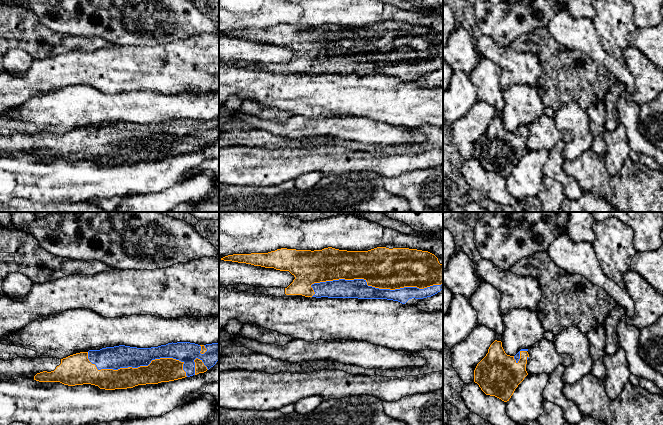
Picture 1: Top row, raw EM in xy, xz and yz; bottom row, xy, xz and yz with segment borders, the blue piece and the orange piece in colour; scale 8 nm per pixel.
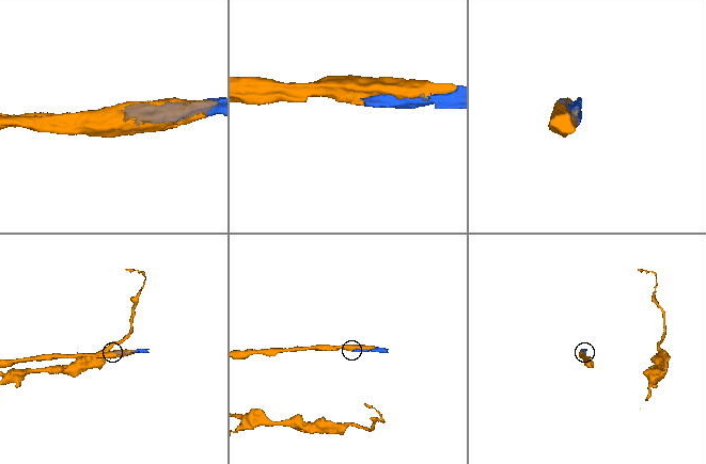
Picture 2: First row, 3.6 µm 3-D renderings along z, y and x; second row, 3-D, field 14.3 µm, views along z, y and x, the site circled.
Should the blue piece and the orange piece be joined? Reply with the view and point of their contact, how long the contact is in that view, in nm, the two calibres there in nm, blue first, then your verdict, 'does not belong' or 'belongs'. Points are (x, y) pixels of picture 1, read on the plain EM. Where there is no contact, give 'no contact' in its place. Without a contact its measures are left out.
contact xz (375, 64); length 1050 nm; calibres 160 and 320 nm; belongs

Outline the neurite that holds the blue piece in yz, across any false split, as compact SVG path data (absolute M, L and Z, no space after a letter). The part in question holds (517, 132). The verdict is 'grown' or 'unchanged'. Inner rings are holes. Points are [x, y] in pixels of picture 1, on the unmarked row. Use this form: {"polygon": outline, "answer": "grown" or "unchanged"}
{"polygon": "M495 116L486 132L474 146L474 158L490 172L509 177L515 165L528 151L526 140L528 125L521 125L515 132L507 131L502 118Z", "answer": "grown"}

